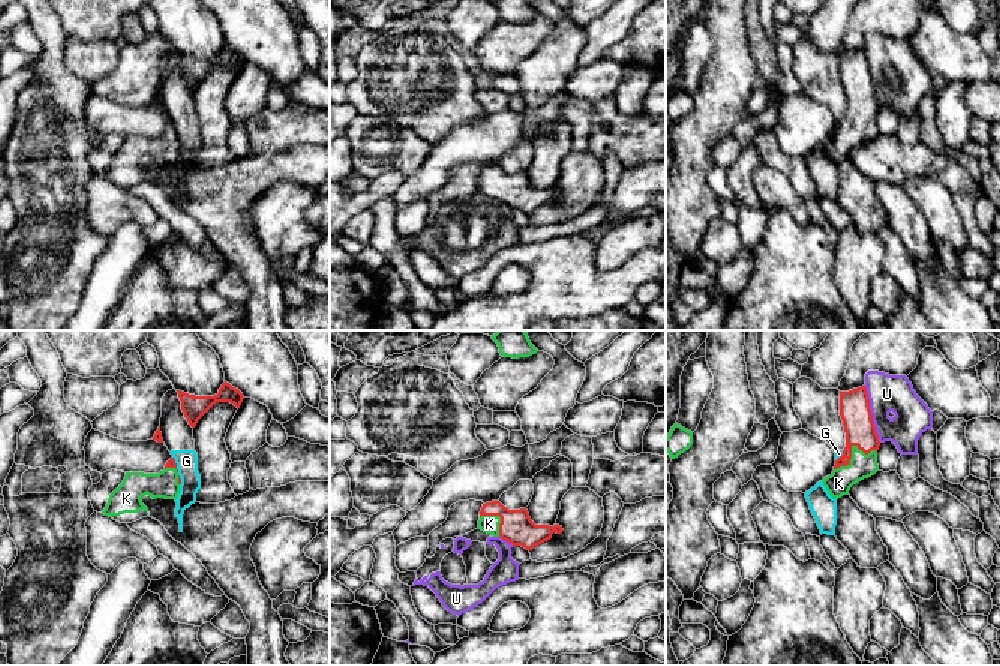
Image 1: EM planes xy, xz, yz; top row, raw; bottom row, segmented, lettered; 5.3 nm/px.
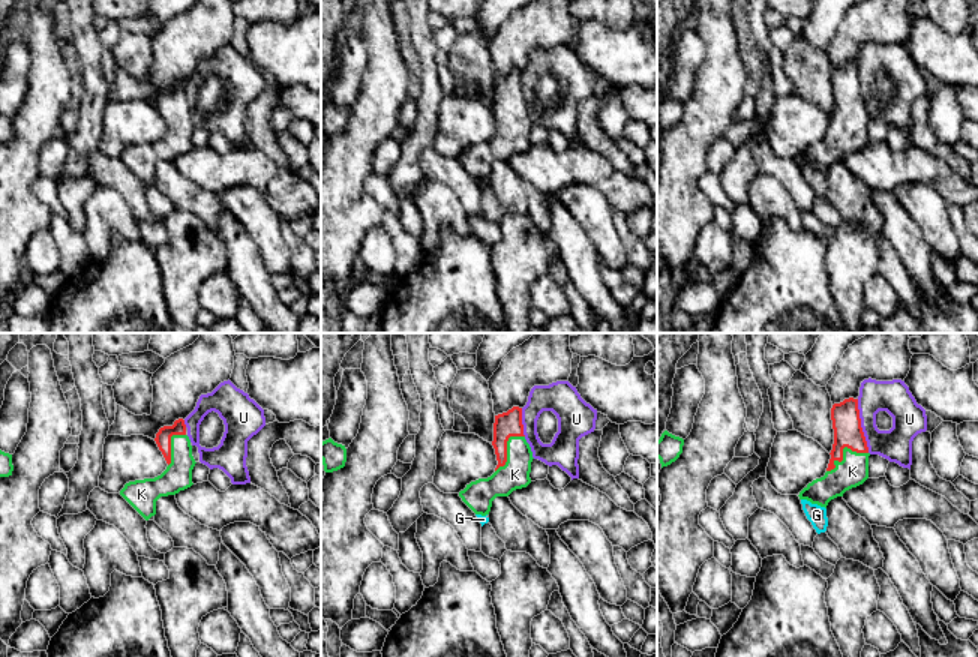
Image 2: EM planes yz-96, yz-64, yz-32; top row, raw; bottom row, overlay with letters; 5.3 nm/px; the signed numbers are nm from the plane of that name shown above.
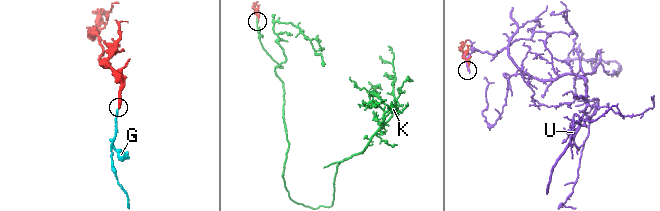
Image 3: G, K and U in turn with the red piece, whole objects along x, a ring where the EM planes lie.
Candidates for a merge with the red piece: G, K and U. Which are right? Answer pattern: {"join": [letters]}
{"join": ["K"]}

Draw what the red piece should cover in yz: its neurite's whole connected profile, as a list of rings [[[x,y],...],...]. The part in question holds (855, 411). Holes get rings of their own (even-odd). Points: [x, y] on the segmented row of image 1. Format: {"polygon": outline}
{"polygon": [[[865,386],[840,392],[840,416],[846,432],[846,447],[835,460],[832,474],[822,480],[835,500],[849,495],[853,484],[879,471],[880,446]]]}

